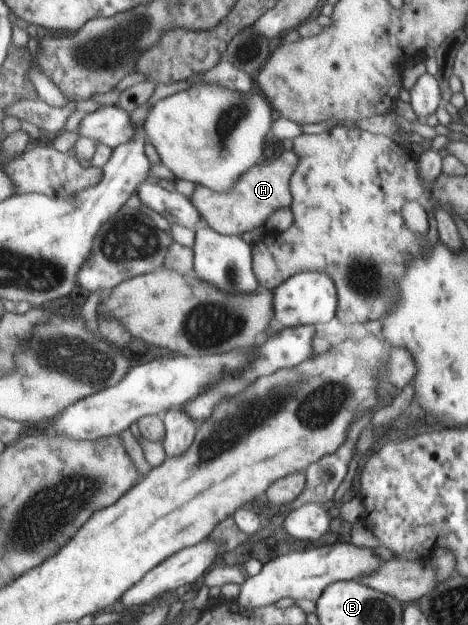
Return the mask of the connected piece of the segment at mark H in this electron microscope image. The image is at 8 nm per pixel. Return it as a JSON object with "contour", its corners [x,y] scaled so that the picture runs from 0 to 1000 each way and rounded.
{"contour":[[[607,240],[575,259],[558,259],[551,266],[536,267],[511,288],[502,288],[502,298],[485,307],[459,307],[419,296],[408,310],[408,326],[429,342],[440,362],[464,374],[513,378],[519,371],[558,365],[575,344],[594,334],[618,333],[618,285],[635,266],[635,258],[626,240]]]}

